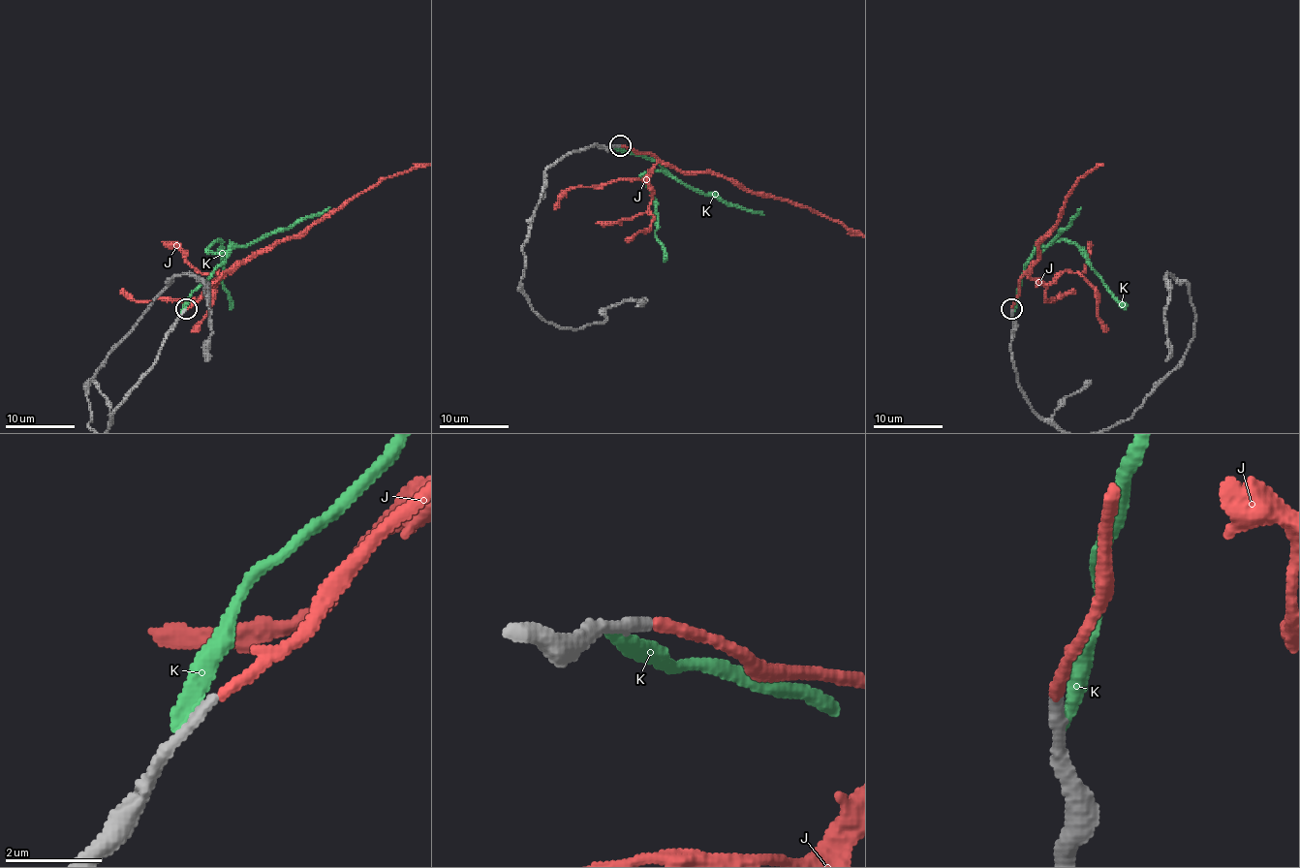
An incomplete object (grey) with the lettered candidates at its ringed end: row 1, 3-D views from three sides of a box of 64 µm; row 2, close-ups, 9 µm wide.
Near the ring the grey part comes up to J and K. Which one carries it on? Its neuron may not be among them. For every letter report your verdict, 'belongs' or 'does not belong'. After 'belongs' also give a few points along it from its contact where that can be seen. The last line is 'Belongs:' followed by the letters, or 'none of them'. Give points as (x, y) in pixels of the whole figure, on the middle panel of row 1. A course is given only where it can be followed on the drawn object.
J: belongs
K: does not belong
Belongs: J

